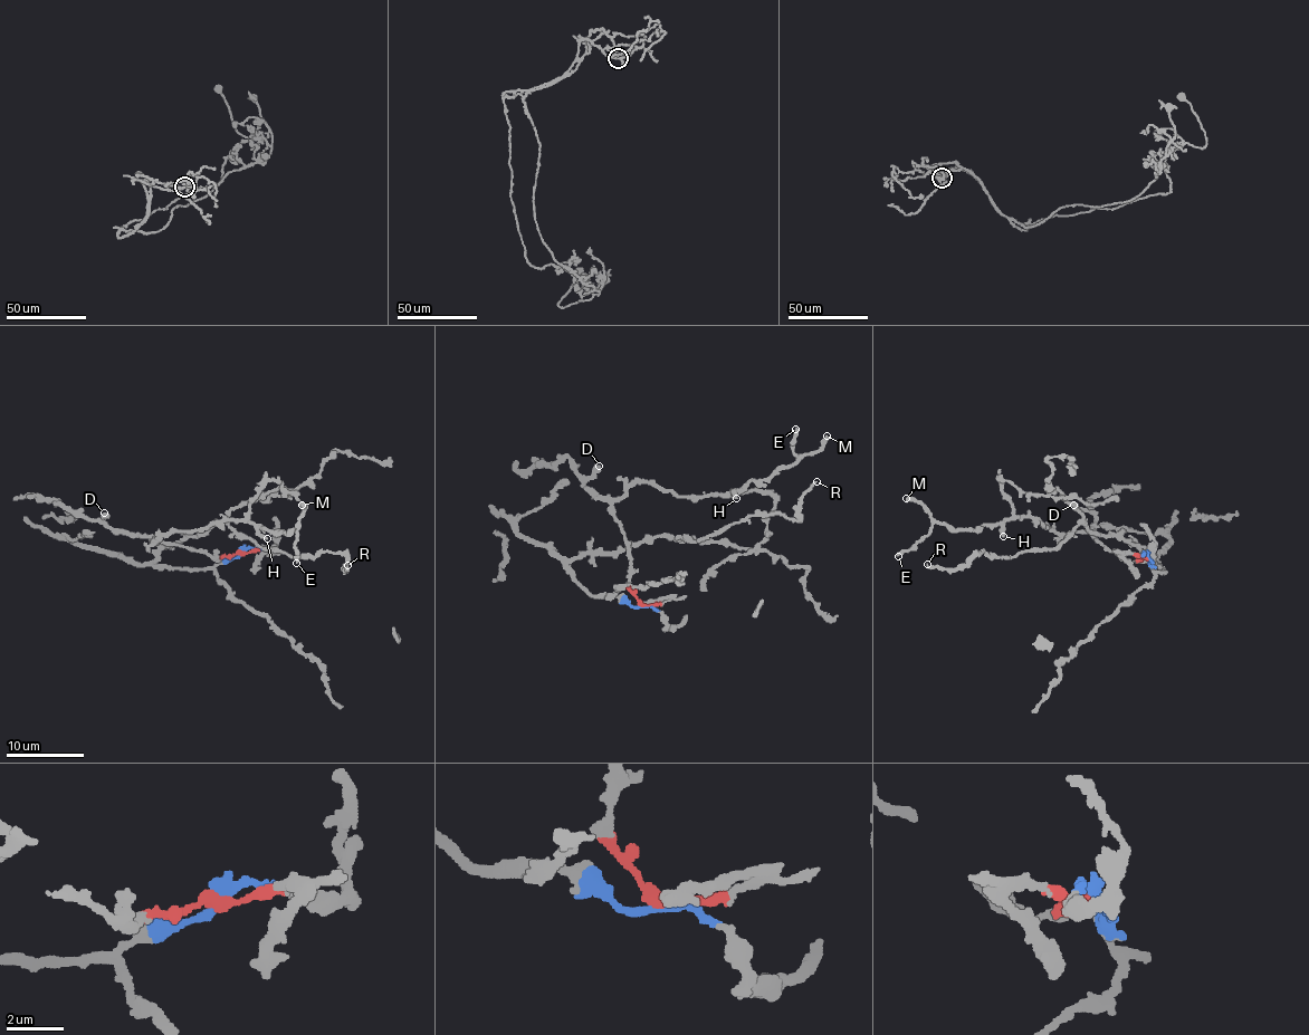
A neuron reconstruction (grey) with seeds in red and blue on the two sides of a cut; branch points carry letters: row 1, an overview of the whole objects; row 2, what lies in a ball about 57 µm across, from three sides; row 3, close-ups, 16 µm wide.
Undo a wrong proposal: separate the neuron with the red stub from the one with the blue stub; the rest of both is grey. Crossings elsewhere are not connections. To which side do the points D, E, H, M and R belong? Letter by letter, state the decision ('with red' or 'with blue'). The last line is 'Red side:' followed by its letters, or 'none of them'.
D: with red
E: with red
H: with red
M: with red
R: with blue
Red side: D, E, H, M

